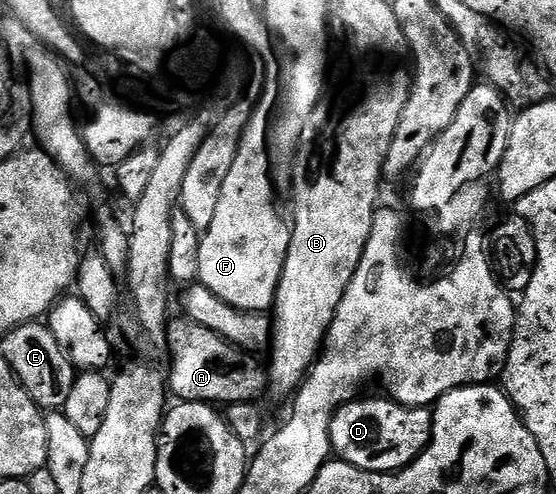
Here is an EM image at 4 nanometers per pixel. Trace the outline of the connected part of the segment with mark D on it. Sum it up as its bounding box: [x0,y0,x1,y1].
[329,397,433,471]

